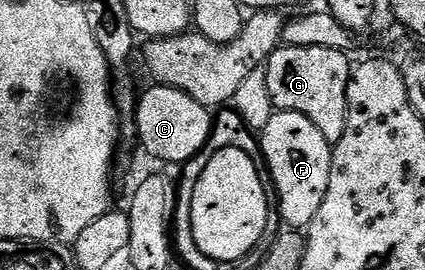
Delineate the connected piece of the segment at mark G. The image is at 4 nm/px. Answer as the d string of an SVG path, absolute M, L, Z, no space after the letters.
M281 46L277 48L276 53L268 59L266 65L266 86L270 90L273 109L281 112L297 112L310 118L310 122L314 122L314 126L322 130L329 144L336 145L342 138L342 130L346 130L346 118L348 117L346 86L353 69L353 65L348 64L348 59L345 53L338 50L326 50L322 46L298 46L297 48Z

